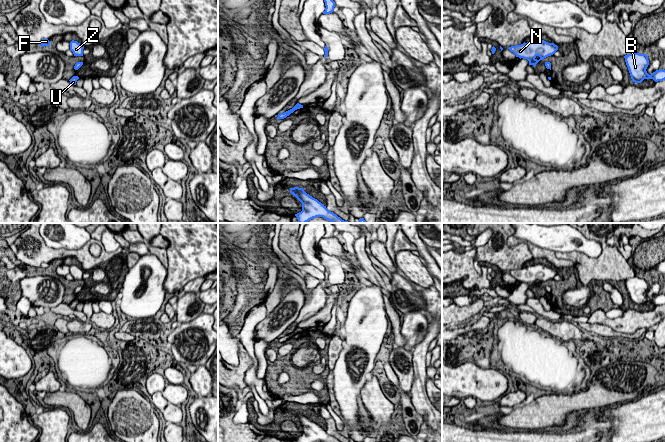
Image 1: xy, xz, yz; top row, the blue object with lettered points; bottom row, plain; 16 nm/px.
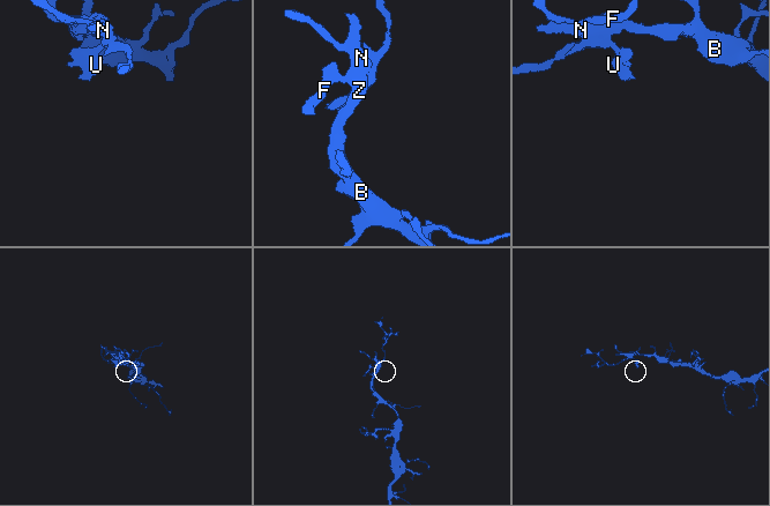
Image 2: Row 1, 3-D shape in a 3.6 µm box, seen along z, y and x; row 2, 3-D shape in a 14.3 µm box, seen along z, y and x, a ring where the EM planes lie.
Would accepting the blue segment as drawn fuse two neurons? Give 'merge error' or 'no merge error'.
no merge error

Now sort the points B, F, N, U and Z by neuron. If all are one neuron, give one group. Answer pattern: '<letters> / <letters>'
B F N U Z

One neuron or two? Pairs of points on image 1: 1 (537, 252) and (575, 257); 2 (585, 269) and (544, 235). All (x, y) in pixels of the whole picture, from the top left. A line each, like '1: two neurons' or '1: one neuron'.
1: one neuron
2: two neurons

